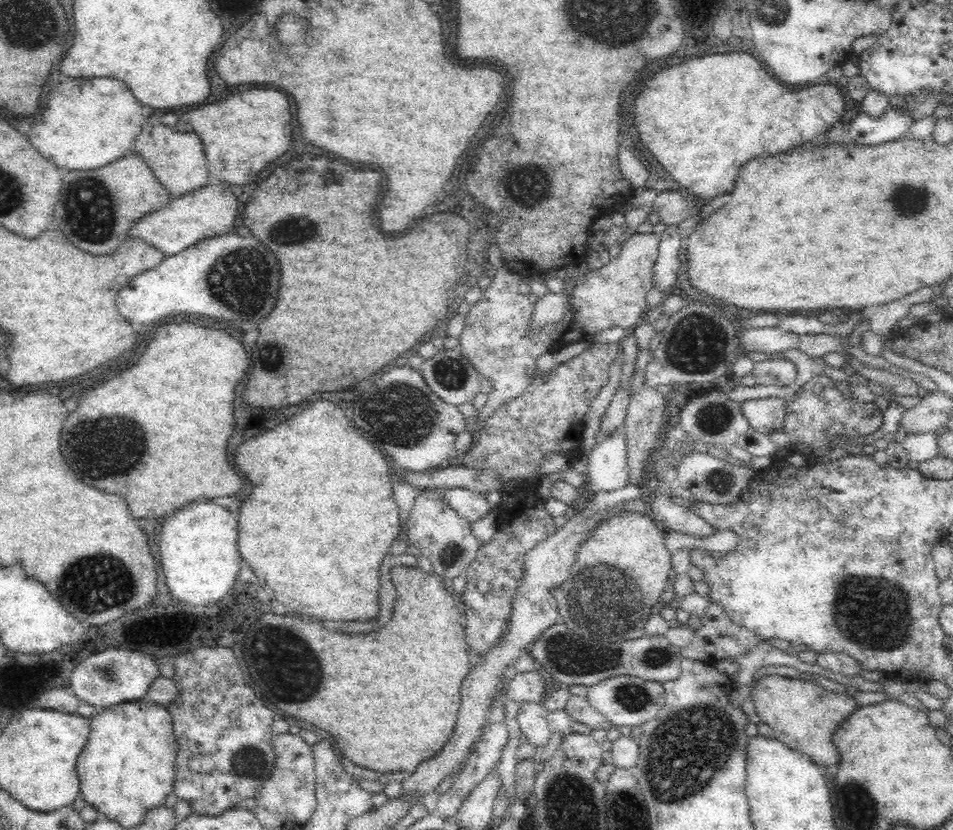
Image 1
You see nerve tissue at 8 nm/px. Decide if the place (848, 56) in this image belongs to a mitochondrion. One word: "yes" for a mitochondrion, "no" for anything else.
no

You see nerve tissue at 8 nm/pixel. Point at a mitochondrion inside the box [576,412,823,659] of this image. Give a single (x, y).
(718, 481)

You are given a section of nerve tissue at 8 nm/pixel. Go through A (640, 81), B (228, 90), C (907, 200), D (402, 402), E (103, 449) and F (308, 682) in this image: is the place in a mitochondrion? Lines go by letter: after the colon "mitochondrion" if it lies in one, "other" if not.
A: other
B: other
C: mitochondrion
D: mitochondrion
E: mitochondrion
F: mitochondrion

